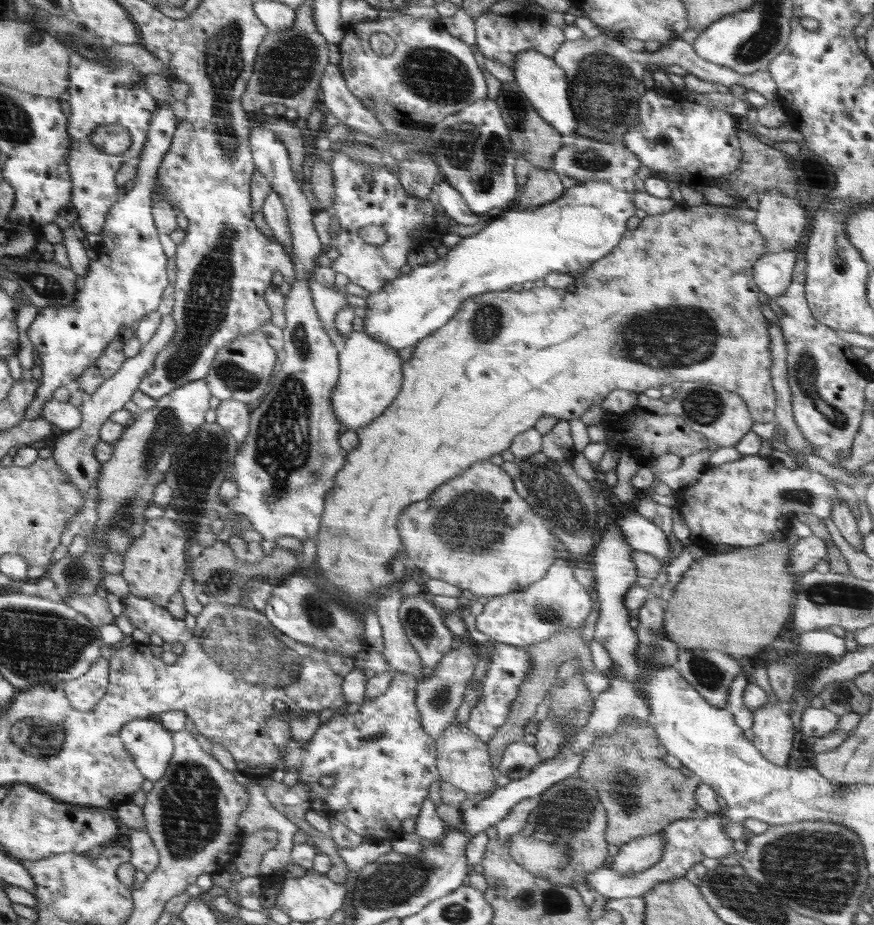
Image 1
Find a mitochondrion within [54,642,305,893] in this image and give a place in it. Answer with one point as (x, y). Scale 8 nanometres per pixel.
(189, 812)

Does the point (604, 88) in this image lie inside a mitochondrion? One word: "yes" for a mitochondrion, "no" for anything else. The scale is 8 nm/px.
yes

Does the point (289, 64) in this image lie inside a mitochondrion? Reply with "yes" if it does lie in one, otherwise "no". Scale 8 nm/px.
yes

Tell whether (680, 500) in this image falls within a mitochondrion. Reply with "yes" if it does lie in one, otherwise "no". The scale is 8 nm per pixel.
no

